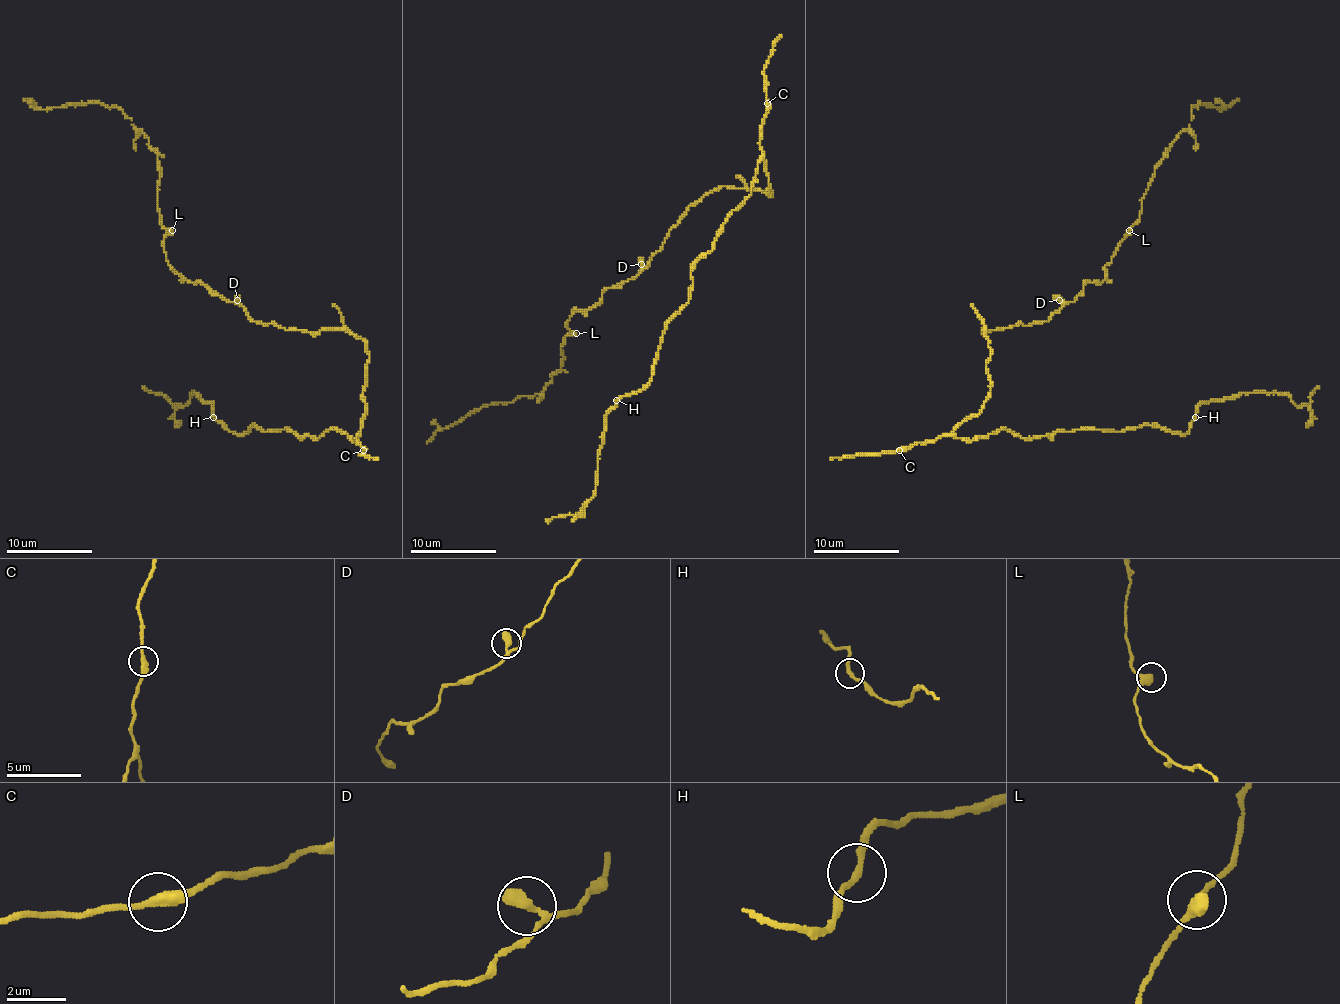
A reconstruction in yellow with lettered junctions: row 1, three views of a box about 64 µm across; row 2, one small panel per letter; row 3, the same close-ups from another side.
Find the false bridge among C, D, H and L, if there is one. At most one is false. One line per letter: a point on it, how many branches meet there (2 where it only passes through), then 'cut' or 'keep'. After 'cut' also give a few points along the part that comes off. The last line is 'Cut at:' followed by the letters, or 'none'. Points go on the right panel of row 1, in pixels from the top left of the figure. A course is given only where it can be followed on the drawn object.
C: (899, 450) | 2 | keep
D: (1059, 300) | 2 | keep
H: (1195, 417) | 2 | keep
L: (1129, 230) | 2 | keep
Cut at: none

